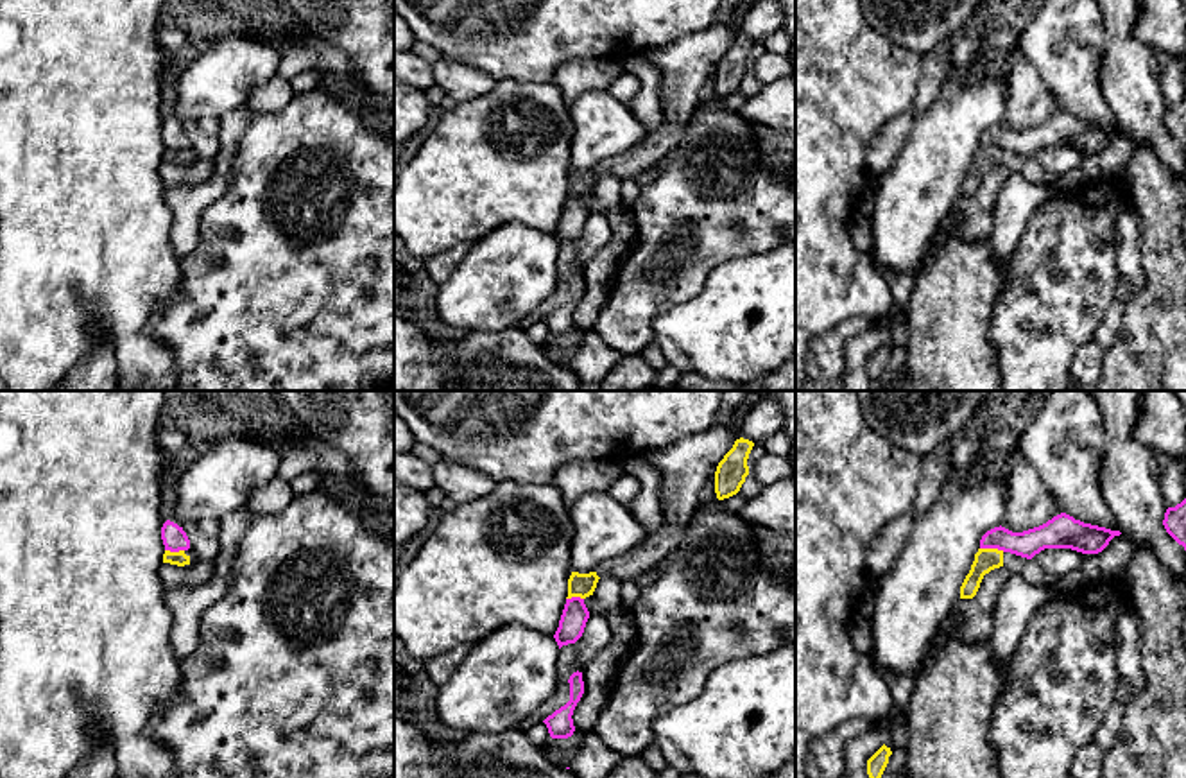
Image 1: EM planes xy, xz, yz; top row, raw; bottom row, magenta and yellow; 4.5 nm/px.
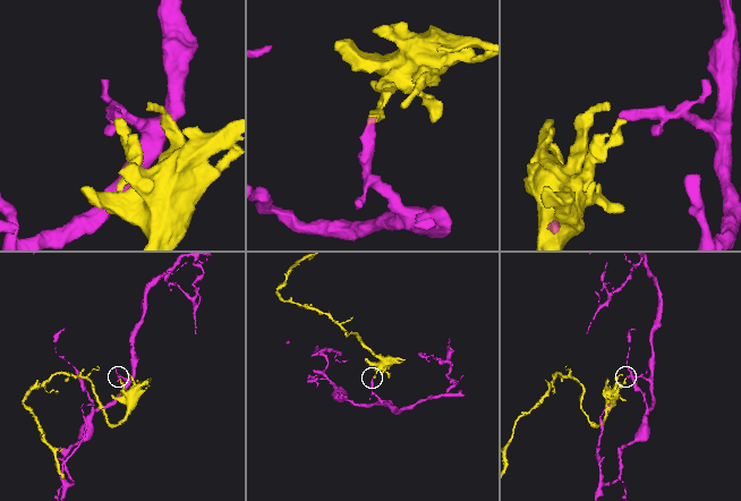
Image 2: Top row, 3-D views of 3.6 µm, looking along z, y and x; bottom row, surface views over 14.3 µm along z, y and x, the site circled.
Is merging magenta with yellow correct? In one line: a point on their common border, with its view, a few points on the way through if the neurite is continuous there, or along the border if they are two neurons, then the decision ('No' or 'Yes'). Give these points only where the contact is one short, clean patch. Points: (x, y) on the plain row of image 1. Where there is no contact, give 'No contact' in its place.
Touches magenta at yz (993, 146). Boundary: yz (980, 146), (1004, 149). No

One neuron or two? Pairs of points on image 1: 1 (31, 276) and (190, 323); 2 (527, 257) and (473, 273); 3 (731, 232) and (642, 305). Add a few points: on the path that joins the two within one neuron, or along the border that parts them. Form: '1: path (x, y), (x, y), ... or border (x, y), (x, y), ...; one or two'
1: border (181, 280), (181, 289), (146, 327), (171, 354); two
2: path (515, 267), (509, 273), (486, 273); one
3: path (710, 237), (663, 284); one

